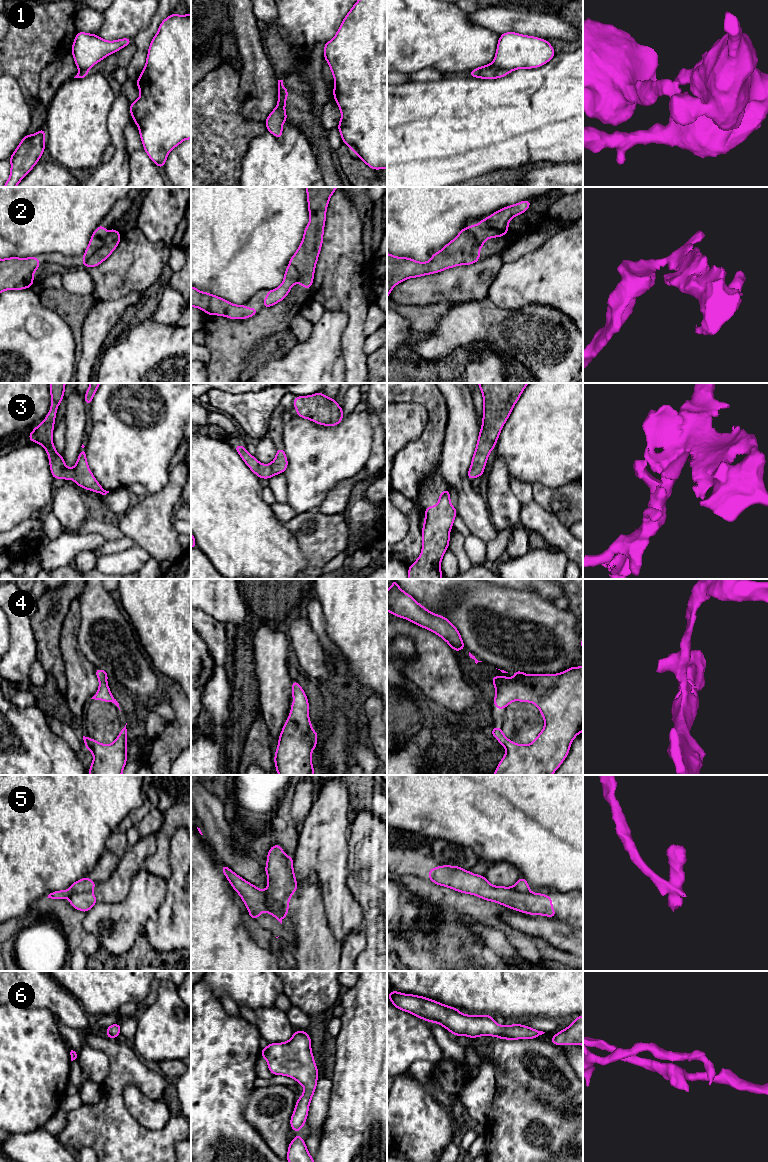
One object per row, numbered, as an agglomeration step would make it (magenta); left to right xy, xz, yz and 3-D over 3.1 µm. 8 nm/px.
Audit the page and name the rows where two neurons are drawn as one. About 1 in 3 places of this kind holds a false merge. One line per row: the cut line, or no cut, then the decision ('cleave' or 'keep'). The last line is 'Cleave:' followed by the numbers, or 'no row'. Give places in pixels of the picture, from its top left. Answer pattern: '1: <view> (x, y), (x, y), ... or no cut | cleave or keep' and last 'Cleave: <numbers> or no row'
1: yz (492, 63), (509, 71) | cleave
2: xy (107, 233), (104, 242), (83, 260) | cleave
3: no cut | keep
4: no cut | keep
5: xz (264, 891), (267, 900), (278, 906), (276, 916) | cleave
6: no cut | keep
Cleave: 1, 2, 5

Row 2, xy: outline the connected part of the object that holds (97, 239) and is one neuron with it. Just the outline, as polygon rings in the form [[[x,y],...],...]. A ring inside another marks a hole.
[[[100,225],[97,229],[93,232],[88,247],[83,255],[83,260],[92,256],[104,243],[104,239],[106,237],[105,226]]]

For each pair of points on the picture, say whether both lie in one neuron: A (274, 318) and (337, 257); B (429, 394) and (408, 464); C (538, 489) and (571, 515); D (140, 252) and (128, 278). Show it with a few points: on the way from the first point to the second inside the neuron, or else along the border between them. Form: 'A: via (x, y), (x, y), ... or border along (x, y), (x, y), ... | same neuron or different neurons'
A: border along (309, 290), (308, 299) | different neurons
B: via (434, 411), (434, 433), (431, 441), (425, 447) | same neuron
C: via (546, 497), (557, 501), (563, 507) | same neuron
D: via (136, 258), (136, 263), (128, 272) | same neuron

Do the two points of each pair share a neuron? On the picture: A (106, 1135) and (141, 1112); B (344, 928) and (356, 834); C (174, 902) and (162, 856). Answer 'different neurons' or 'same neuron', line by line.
A: different neurons
B: different neurons
C: different neurons

